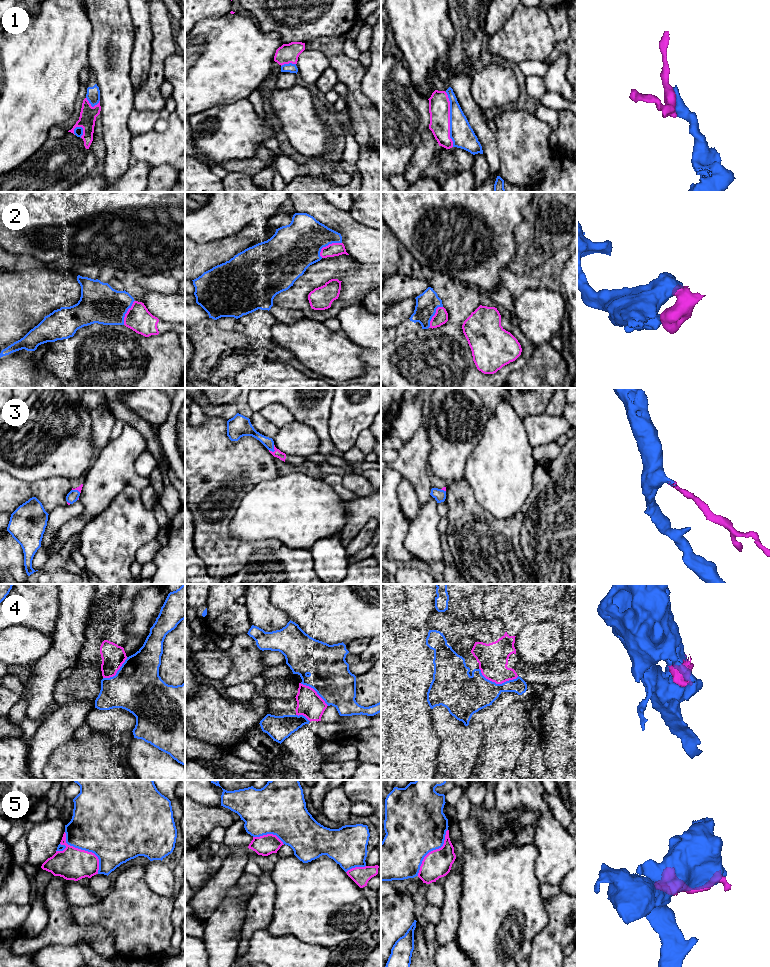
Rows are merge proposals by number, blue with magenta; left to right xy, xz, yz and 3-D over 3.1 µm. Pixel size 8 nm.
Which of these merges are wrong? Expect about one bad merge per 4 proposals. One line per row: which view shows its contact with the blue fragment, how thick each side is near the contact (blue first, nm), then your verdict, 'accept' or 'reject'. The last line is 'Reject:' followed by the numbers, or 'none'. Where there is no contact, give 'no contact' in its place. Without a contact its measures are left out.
1: contact in yz; calibres 190 and 180 nm; accept
2: contact in xz; calibres 360 and 110 nm; accept
3: contact in xz; calibres 90 and 70 nm; accept
4: contact in yz; calibres 300 and 240 nm; reject
5: contact in xy; calibres 480 and 260 nm; reject
Reject: 4, 5

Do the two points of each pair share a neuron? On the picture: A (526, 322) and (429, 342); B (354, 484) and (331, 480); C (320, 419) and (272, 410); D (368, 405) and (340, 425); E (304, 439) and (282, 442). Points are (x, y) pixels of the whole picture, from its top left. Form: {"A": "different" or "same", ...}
{"A": "different", "B": "different", "C": "different", "D": "same", "E": "same"}

